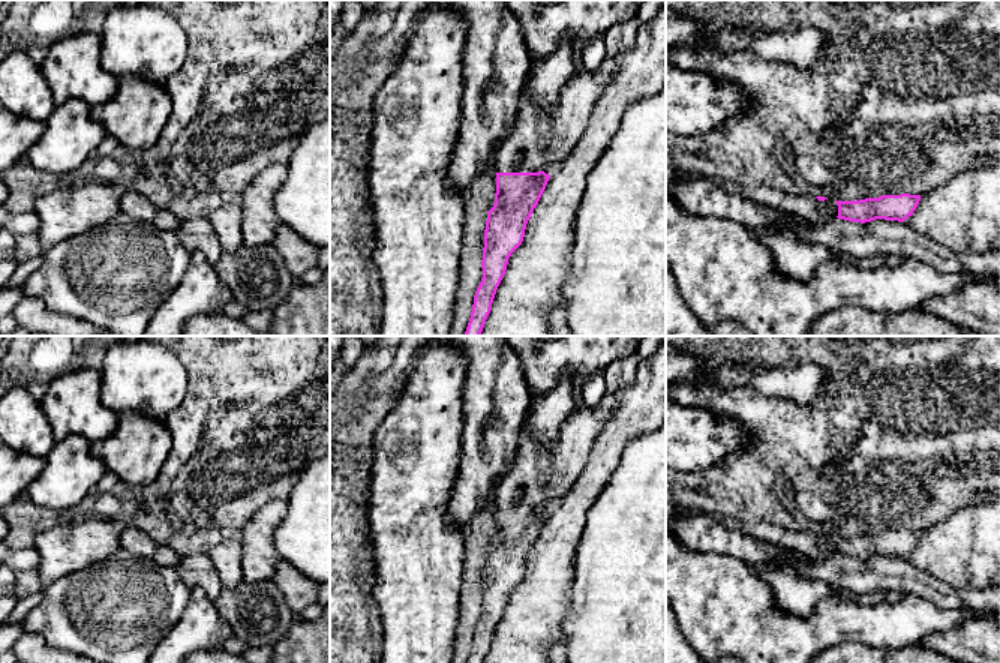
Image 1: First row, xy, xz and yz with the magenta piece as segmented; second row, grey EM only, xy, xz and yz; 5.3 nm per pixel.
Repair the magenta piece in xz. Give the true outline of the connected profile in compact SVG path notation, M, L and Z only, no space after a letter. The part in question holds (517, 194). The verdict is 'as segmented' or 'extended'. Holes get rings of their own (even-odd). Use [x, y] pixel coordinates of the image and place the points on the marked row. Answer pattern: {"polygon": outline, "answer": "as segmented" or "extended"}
{"polygon": "M526 81L508 140L496 160L496 194L487 212L483 278L474 296L465 336L480 336L492 310L508 258L522 244L526 224L550 178L543 171L555 110L541 110L526 93Z", "answer": "extended"}

